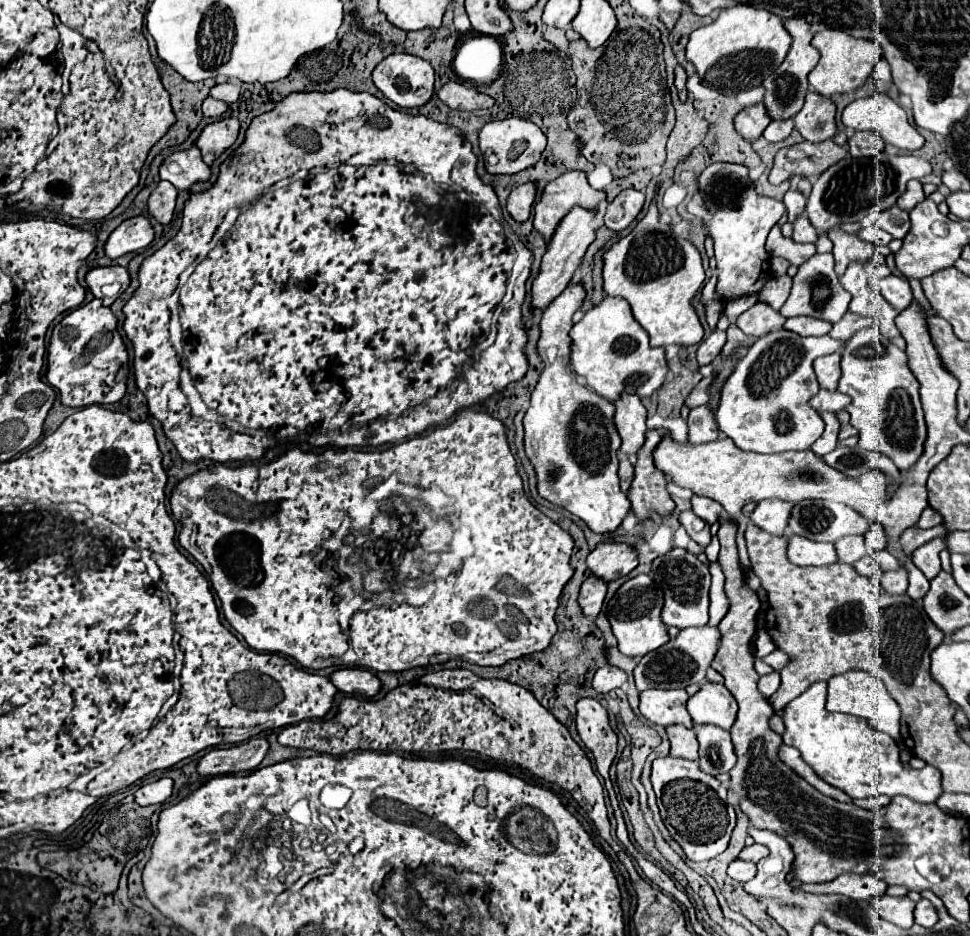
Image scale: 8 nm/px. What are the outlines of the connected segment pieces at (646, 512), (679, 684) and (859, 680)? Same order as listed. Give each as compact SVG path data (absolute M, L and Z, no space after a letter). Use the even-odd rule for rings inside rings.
M654 430L646 434L646 442L638 452L636 462L636 476L632 482L632 488L628 492L628 498L632 502L632 510L644 520L652 514L670 514L674 510L674 502L666 490L666 476L654 466L652 452L658 446L658 442L666 436L666 430Z
M700 626L700 628L684 628L676 636L674 642L664 644L662 648L646 654L636 670L634 670L634 680L636 688L648 690L648 688L686 688L690 684L700 684L706 680L706 670L710 668L718 646L720 646L722 634L718 628L712 626Z
M846 672L828 680L828 708L836 708L836 712L852 714L868 720L874 728L890 734L896 742L900 740L900 708L896 700L886 692L882 682L864 672Z

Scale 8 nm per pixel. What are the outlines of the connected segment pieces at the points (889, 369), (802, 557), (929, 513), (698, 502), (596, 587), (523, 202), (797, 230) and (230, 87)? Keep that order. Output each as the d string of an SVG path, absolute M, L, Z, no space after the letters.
M864 328L856 332L842 350L842 376L838 382L838 390L852 398L846 412L850 414L850 424L860 430L858 446L864 450L876 450L886 454L900 470L908 470L922 456L924 440L926 440L926 422L924 410L918 396L918 382L908 368L906 354L896 344L886 340L878 328Z
M790 536L788 558L798 566L828 566L838 562L834 544L814 542L802 536Z
M928 506L922 512L919 521L917 522L917 526L922 529L929 529L940 523L942 523L940 514Z
M694 496L692 498L692 510L702 518L706 520L708 524L714 524L722 512L722 508L714 502L714 500L708 500L708 498L698 498Z
M590 576L582 584L578 604L580 604L580 608L586 616L598 616L598 612L602 608L602 602L604 602L604 596L606 596L606 588L608 588L606 582L598 576Z
M532 182L516 186L510 196L508 196L508 204L506 210L508 214L516 220L516 222L526 222L530 218L530 210L536 198L536 186Z
M804 216L804 218L798 218L798 222L794 222L794 236L792 236L794 242L816 242L818 240L818 232L816 228L810 224L810 220Z
M218 84L210 90L210 96L216 100L222 100L226 104L232 104L240 98L240 86L236 84Z

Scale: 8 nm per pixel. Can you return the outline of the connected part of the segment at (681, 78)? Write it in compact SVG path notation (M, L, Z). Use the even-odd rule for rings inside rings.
M678 64L674 72L676 72L676 88L678 88L678 94L680 94L680 98L686 98L688 96L688 90L686 90L686 78L688 78L686 76L686 70Z

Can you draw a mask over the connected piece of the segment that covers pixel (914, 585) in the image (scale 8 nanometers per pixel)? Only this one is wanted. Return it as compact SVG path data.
M910 562L910 584L908 584L908 590L906 590L910 594L910 598L922 600L924 594L928 592L928 588L930 588L930 582L926 578L922 578L918 568L912 566L912 562Z

